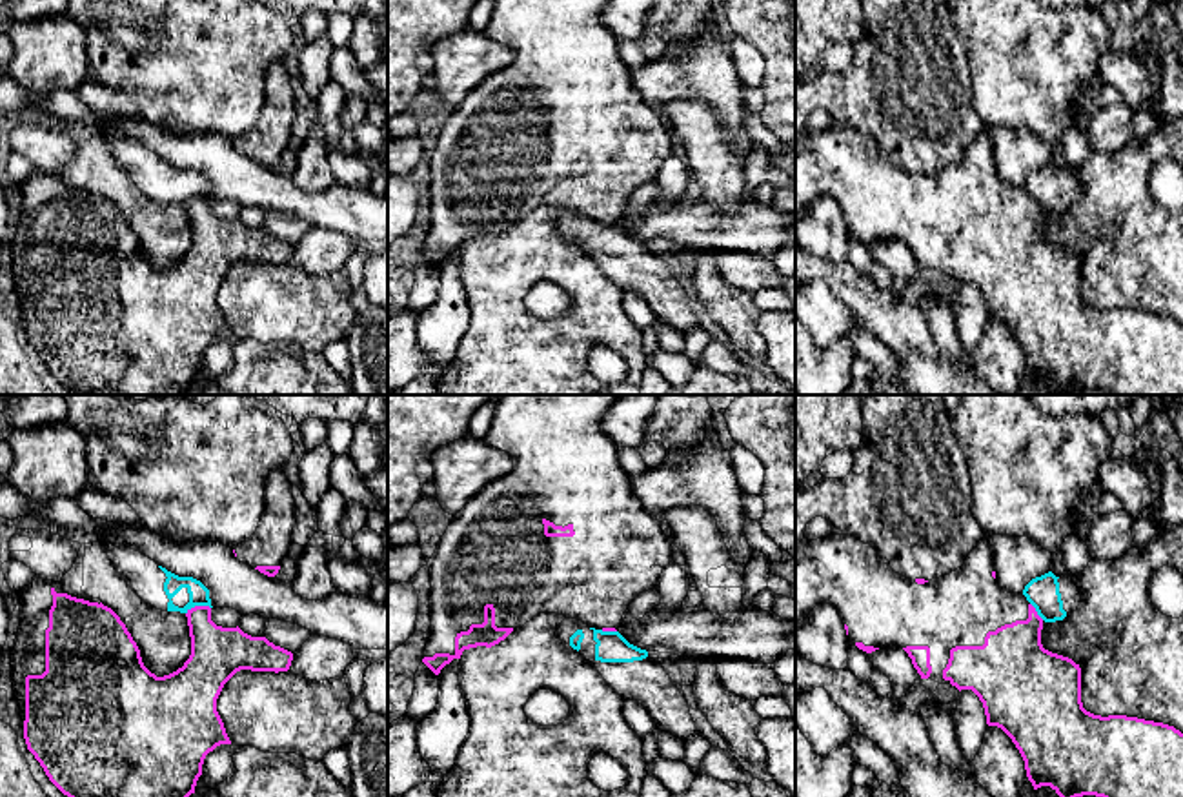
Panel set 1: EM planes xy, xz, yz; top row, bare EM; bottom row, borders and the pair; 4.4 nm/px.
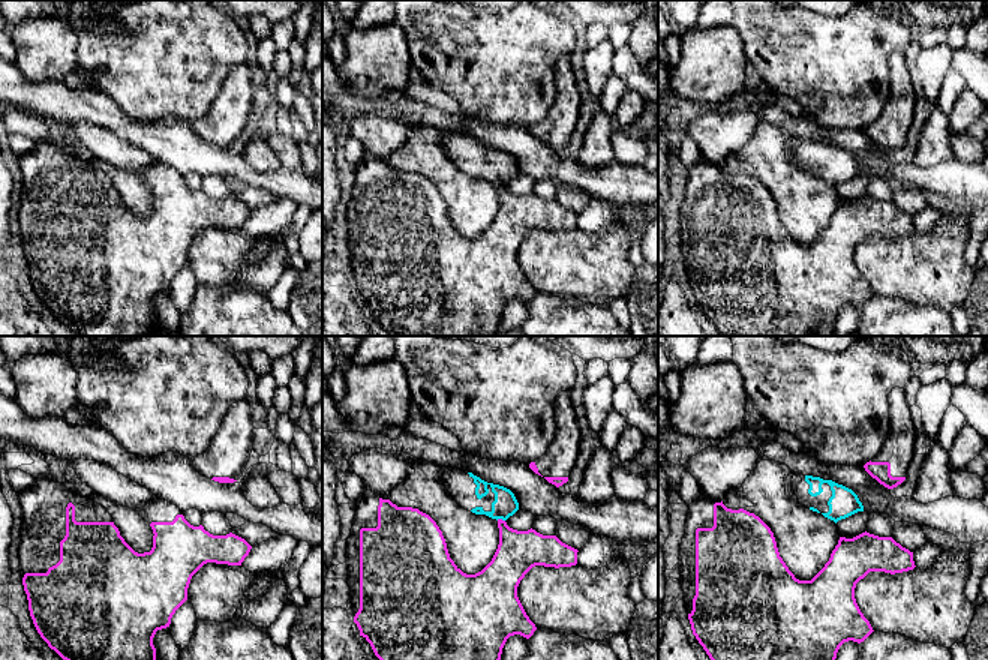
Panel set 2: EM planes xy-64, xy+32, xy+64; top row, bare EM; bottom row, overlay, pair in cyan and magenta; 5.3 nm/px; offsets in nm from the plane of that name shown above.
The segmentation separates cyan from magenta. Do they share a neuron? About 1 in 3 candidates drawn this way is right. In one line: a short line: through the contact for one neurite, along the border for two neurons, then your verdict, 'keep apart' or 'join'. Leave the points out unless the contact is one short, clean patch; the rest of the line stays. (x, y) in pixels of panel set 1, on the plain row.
line xy (210, 199), (193, 199), (186, 206); keep apart

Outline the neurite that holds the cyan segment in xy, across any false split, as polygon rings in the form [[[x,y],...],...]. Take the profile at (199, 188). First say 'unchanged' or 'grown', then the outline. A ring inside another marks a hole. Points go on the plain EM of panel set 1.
grown; [[[104,136],[113,160],[149,198],[187,206],[195,198],[211,198],[209,182],[193,169],[178,169],[149,149],[122,136]]]

